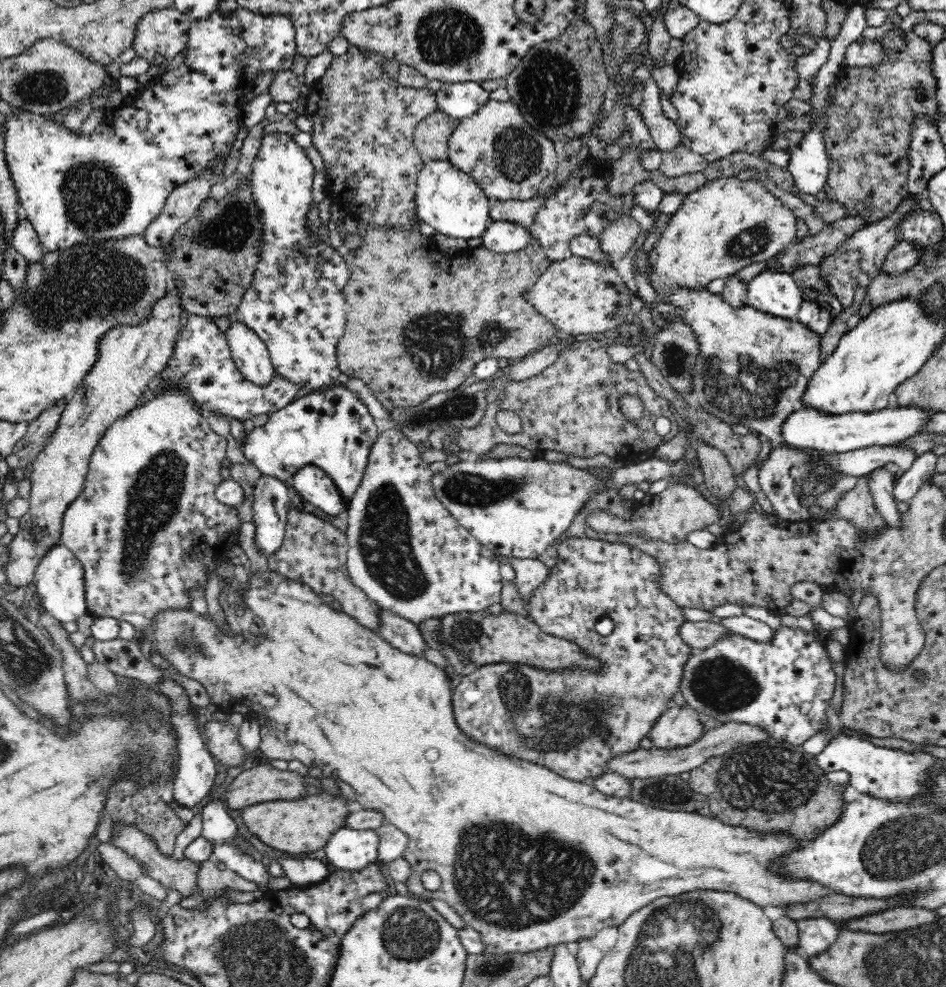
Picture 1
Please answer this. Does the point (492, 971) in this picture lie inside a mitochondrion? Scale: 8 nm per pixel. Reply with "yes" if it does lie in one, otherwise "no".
yes

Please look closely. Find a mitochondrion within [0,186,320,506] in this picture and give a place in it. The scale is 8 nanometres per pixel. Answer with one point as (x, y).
(96, 283)

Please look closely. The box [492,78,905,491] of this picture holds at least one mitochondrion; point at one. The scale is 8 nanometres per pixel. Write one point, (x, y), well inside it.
(740, 388)

